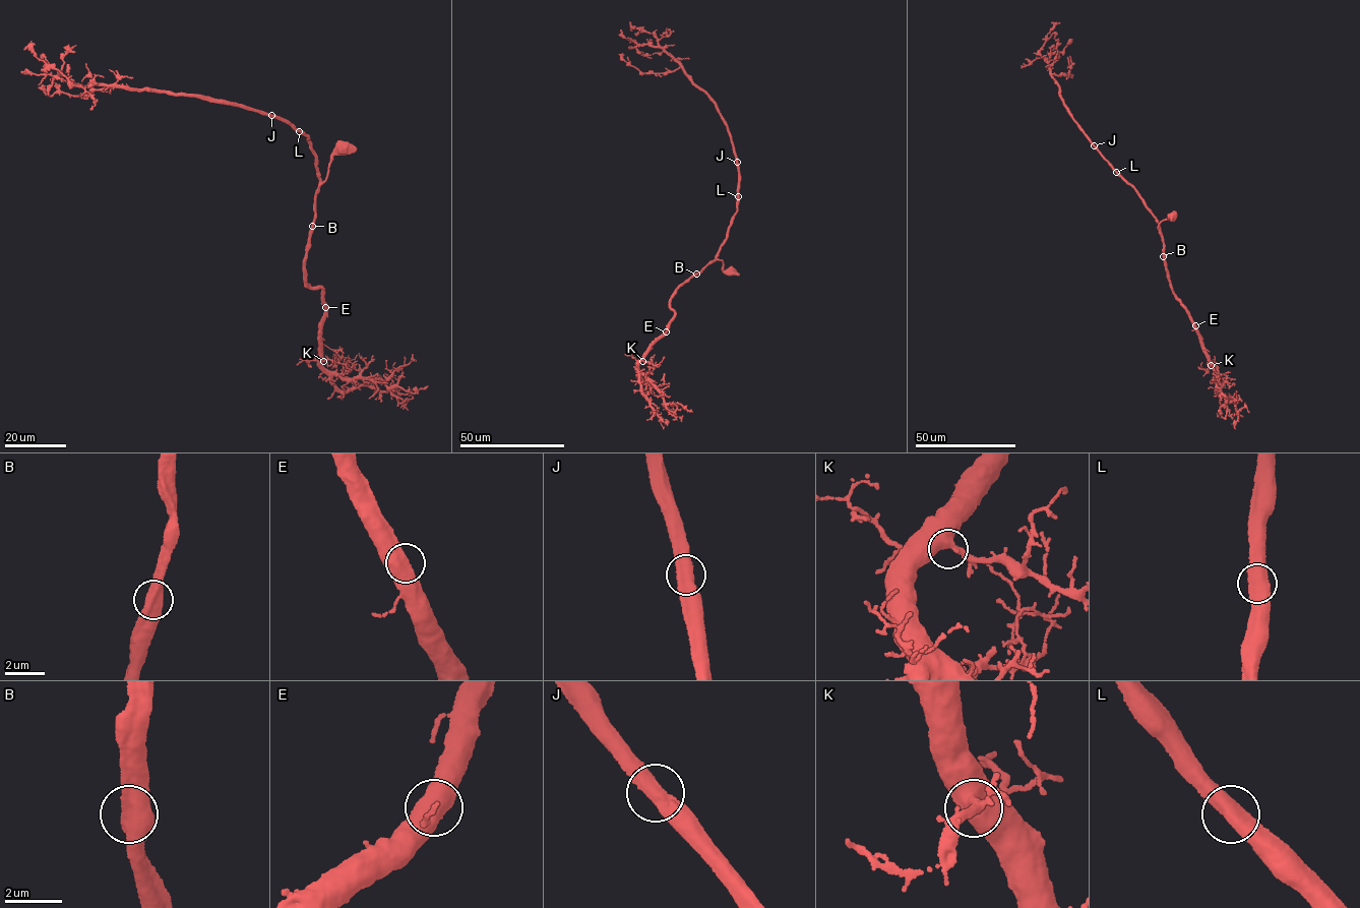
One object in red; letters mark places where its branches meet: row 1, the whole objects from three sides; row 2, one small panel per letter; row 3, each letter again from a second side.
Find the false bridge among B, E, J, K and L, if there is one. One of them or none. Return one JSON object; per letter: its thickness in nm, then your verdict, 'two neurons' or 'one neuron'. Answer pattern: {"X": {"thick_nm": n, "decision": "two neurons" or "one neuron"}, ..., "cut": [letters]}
{"B": {"thick_nm": 550, "decision": "one neuron"}, "E": {"thick_nm": 600, "decision": "one neuron"}, "J": {"thick_nm": 550, "decision": "one neuron"}, "K": {"thick_nm": 600, "decision": "one neuron"}, "L": {"thick_nm": 550, "decision": "one neuron"}, "cut": []}

